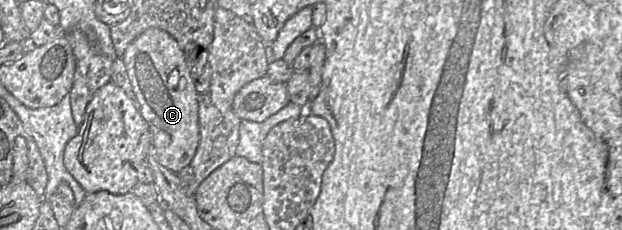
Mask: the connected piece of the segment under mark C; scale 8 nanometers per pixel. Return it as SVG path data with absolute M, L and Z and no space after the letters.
M150 28L129 44L122 59L135 101L150 129L153 158L179 173L191 162L200 139L196 81L191 77L184 53L169 33Z

